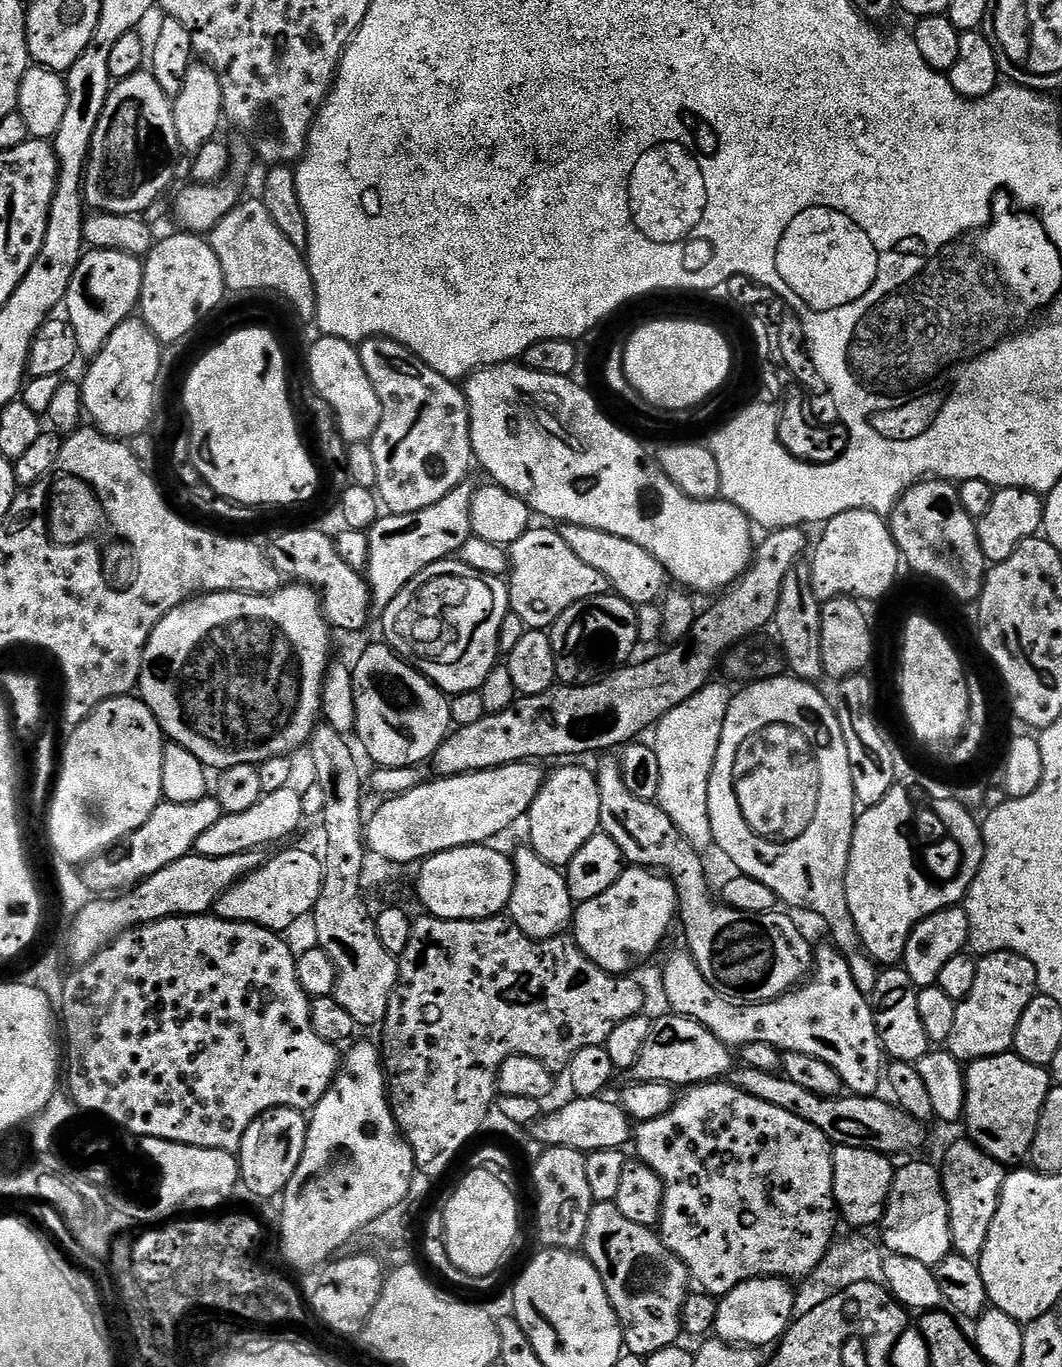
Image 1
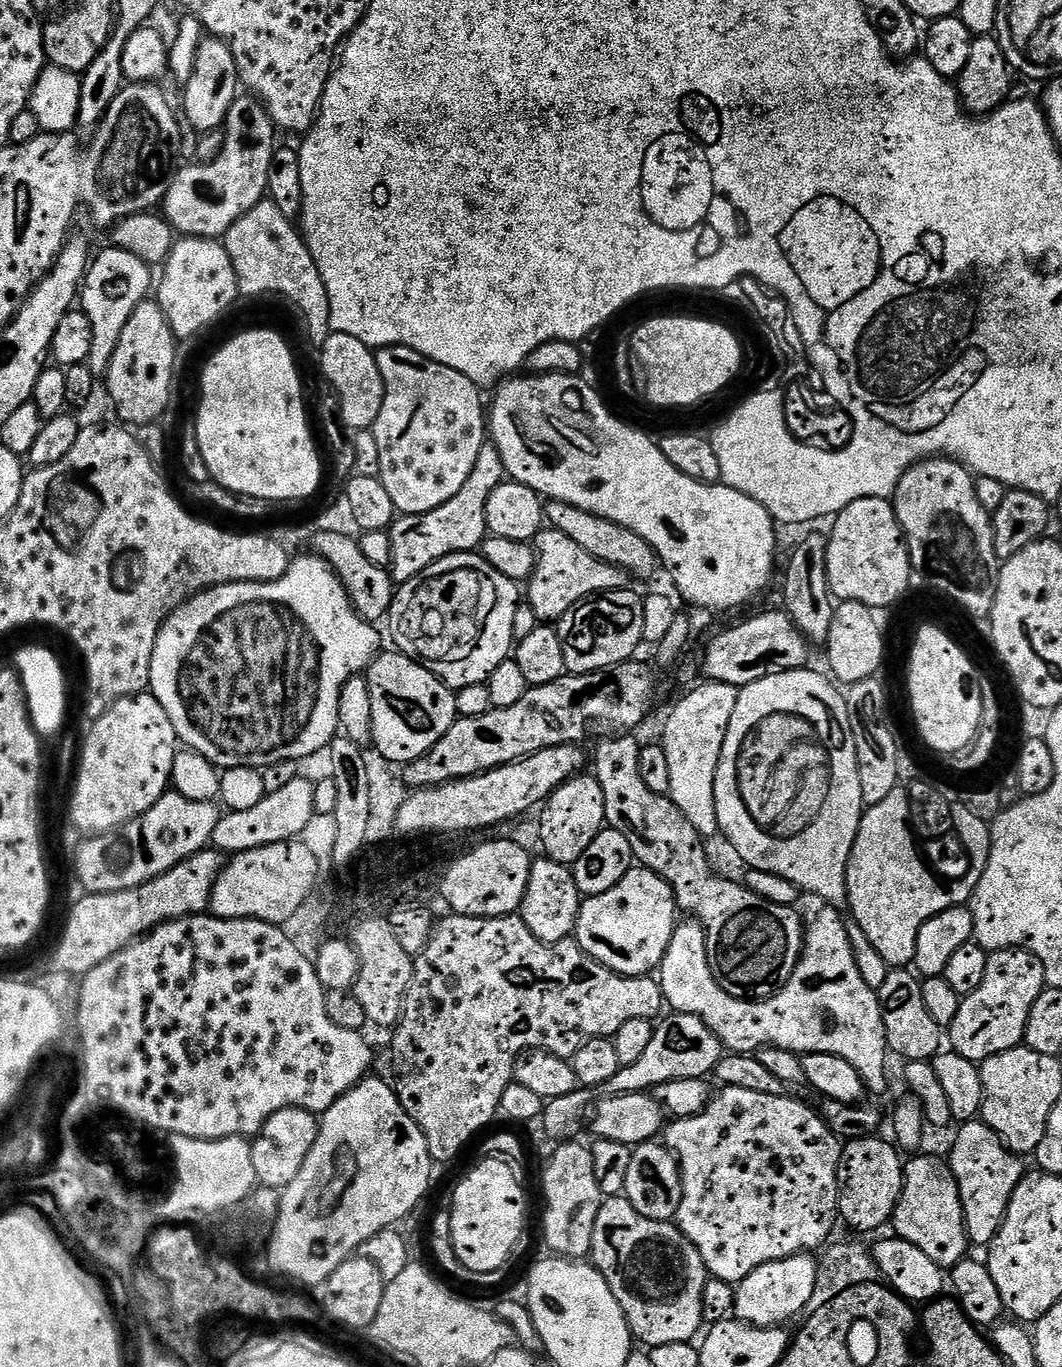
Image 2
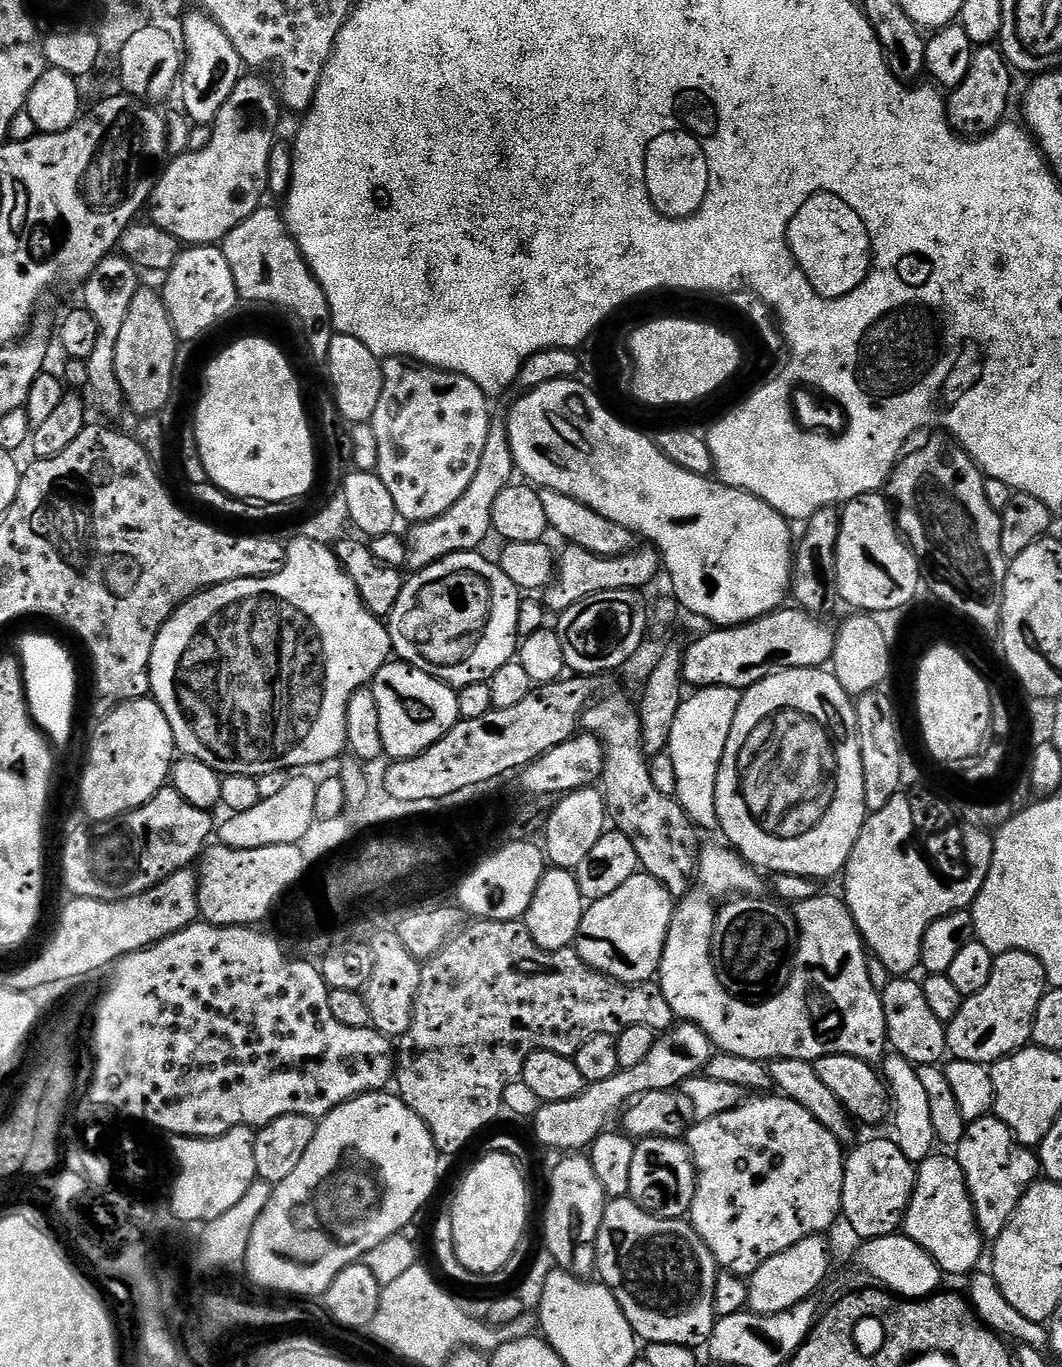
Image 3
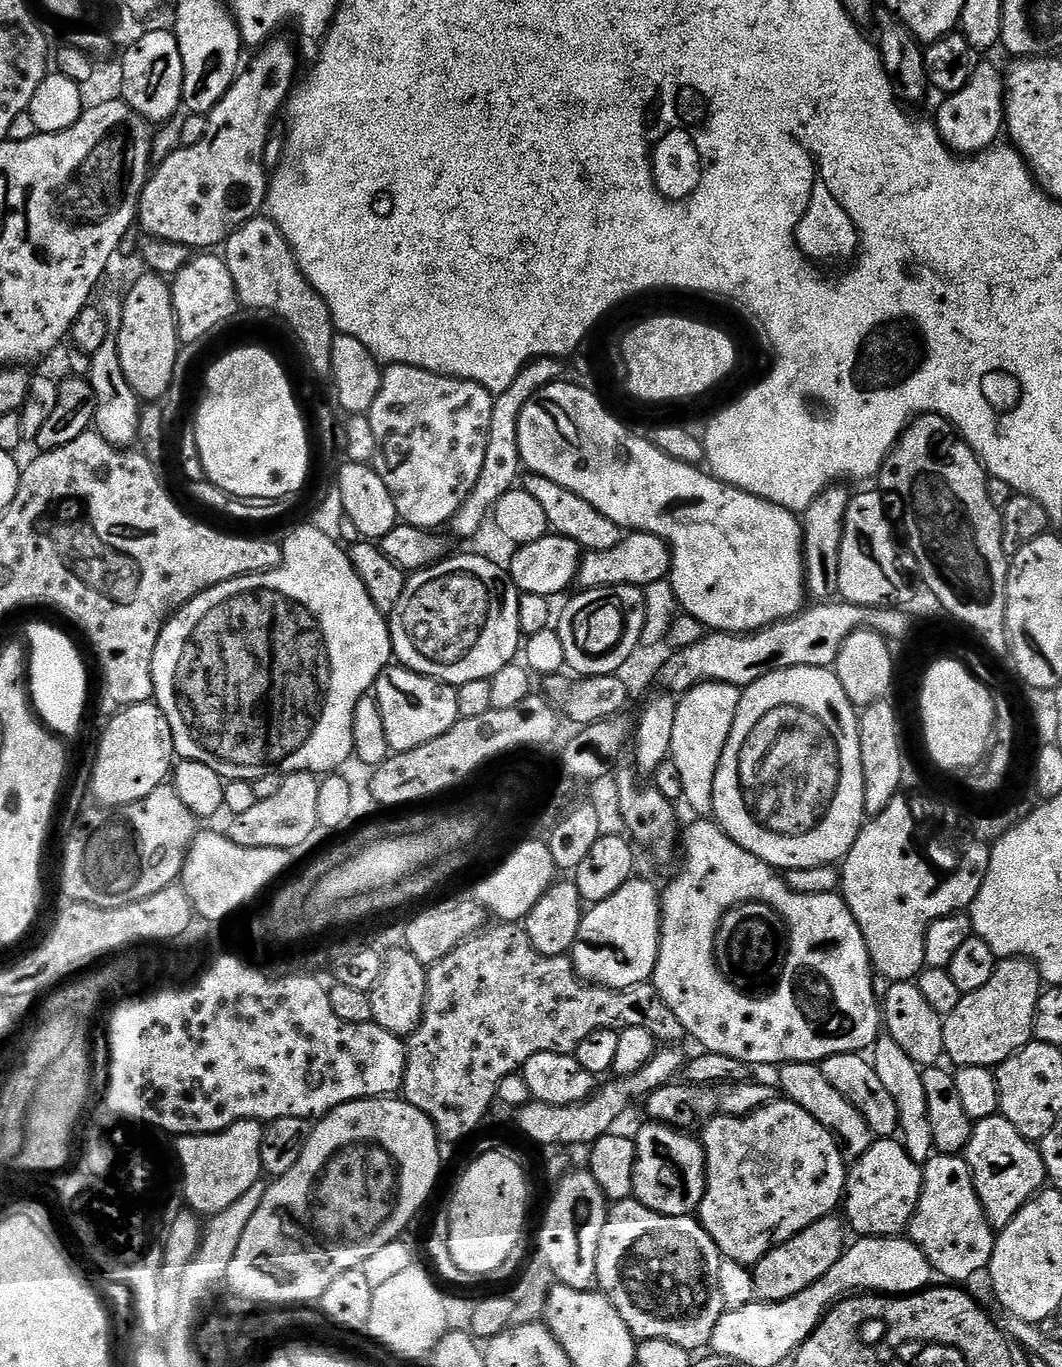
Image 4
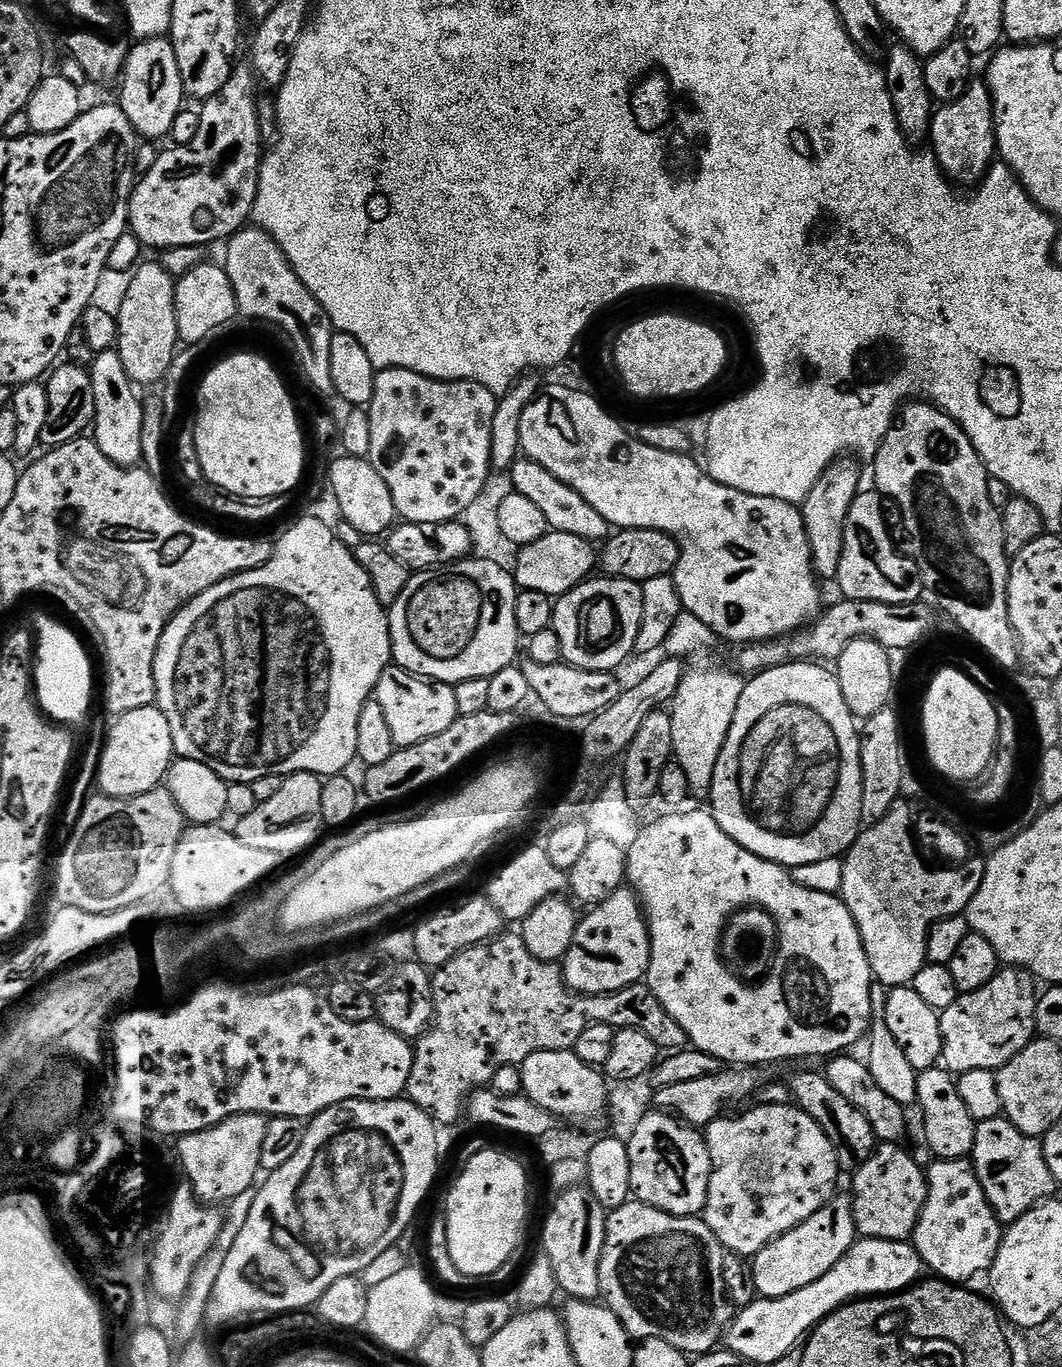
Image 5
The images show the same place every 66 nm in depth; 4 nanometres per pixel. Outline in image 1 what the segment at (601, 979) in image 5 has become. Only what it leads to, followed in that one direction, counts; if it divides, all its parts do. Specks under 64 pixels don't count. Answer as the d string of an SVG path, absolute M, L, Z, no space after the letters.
M625 867L606 894L583 901L574 912L576 943L595 964L613 974L627 973L635 960L654 955L678 916L677 885L651 867L633 867Z

